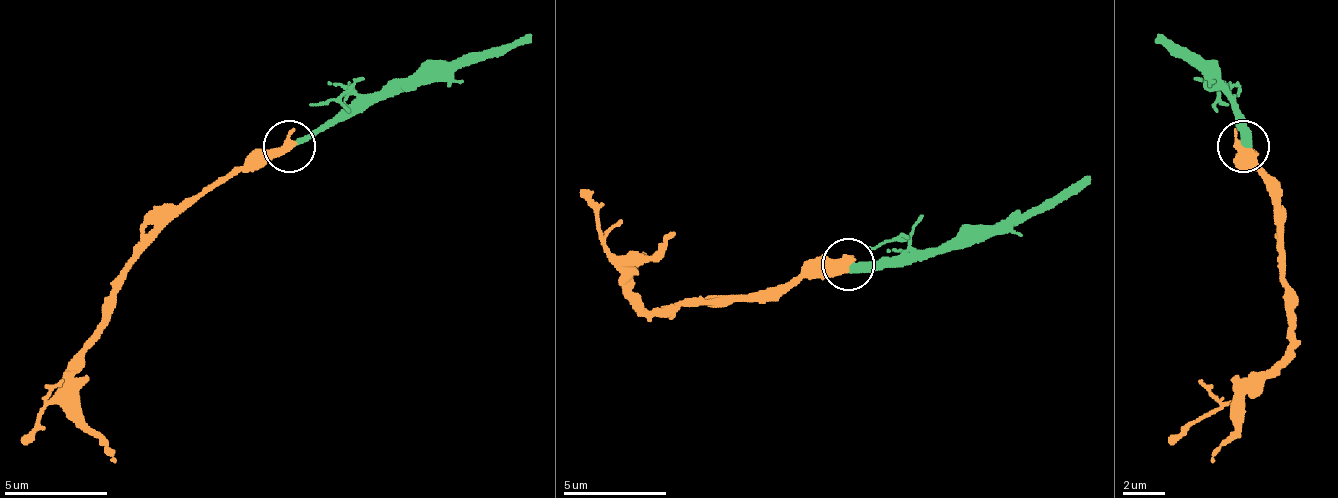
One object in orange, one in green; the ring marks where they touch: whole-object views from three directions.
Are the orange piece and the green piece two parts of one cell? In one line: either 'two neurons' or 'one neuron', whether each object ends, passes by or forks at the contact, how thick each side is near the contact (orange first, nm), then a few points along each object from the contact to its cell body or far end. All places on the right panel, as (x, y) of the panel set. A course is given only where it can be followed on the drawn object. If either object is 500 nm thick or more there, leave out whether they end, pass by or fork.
one neuron; 550 nm thick on the orange side, 320 nm on the other; orange runs (1244, 147), (1276, 204), (1286, 350), (1229, 402), (1182, 428), (1166, 443); green runs (1244, 147), (1244, 116), (1213, 80), (1156, 33)

